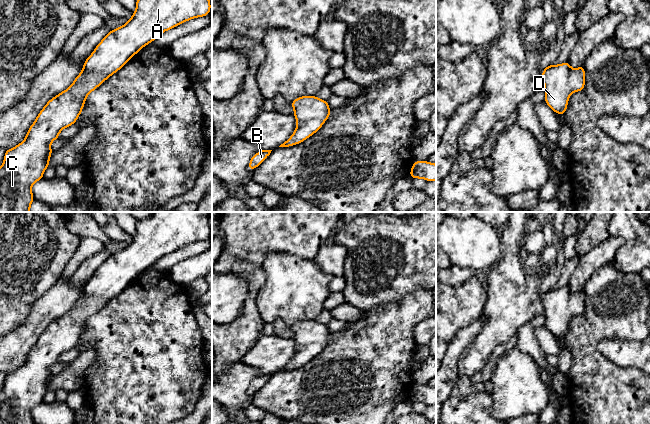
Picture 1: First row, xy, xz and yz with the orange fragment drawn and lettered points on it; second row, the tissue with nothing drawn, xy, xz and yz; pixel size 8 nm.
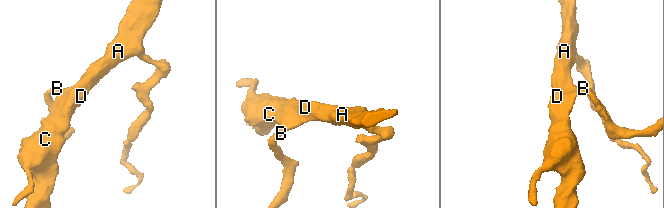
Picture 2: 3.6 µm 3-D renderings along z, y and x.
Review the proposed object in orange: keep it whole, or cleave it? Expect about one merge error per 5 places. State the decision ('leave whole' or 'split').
leave whole

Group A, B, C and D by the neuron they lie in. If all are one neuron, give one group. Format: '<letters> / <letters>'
A B C D

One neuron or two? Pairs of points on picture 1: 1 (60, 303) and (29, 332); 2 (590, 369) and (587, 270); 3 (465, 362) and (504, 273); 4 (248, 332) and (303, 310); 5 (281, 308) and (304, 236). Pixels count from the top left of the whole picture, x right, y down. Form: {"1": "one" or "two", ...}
{"1": "one", "2": "two", "3": "one", "4": "two", "5": "two"}

